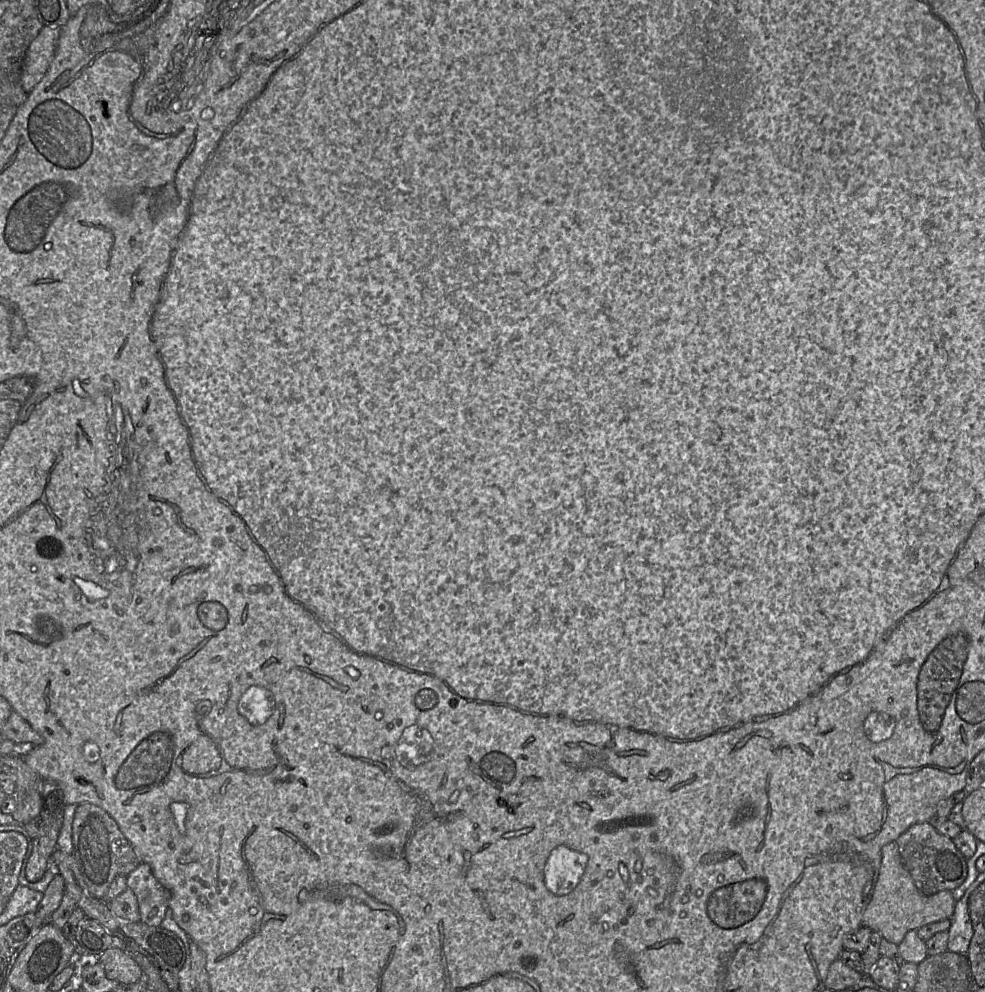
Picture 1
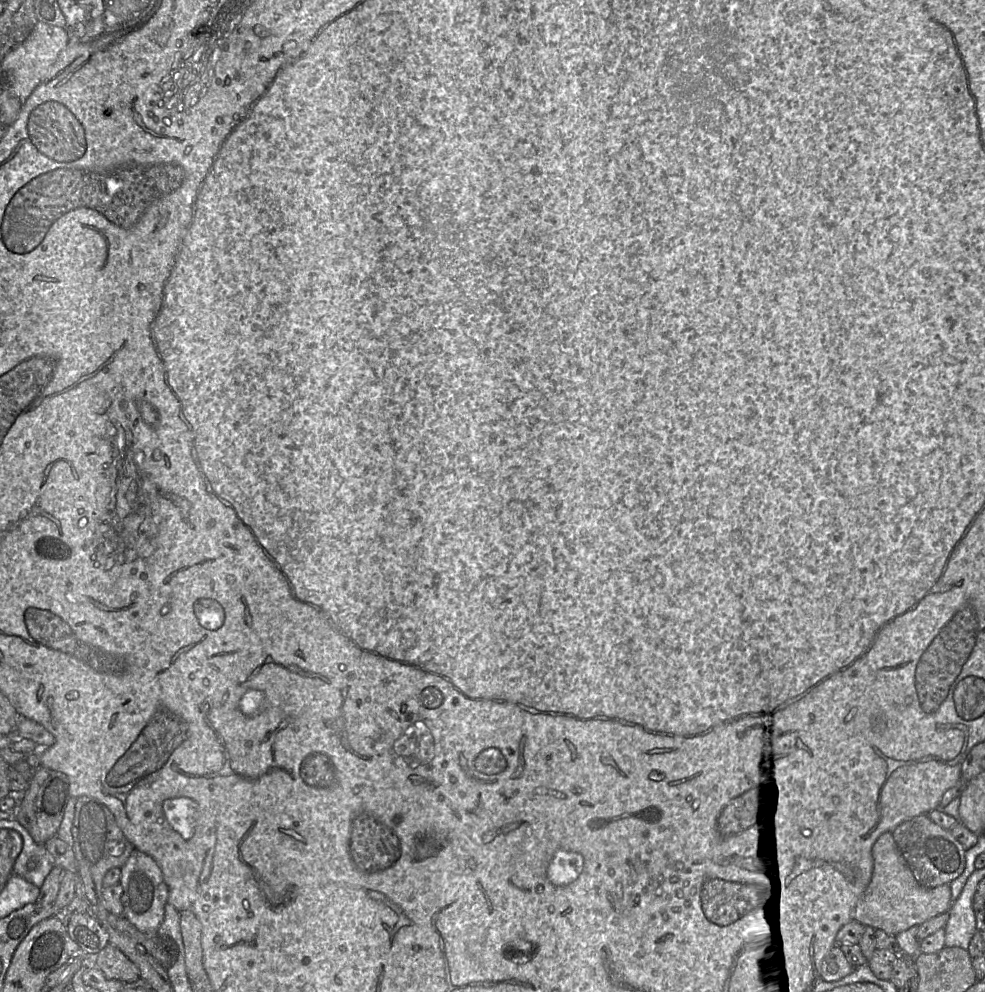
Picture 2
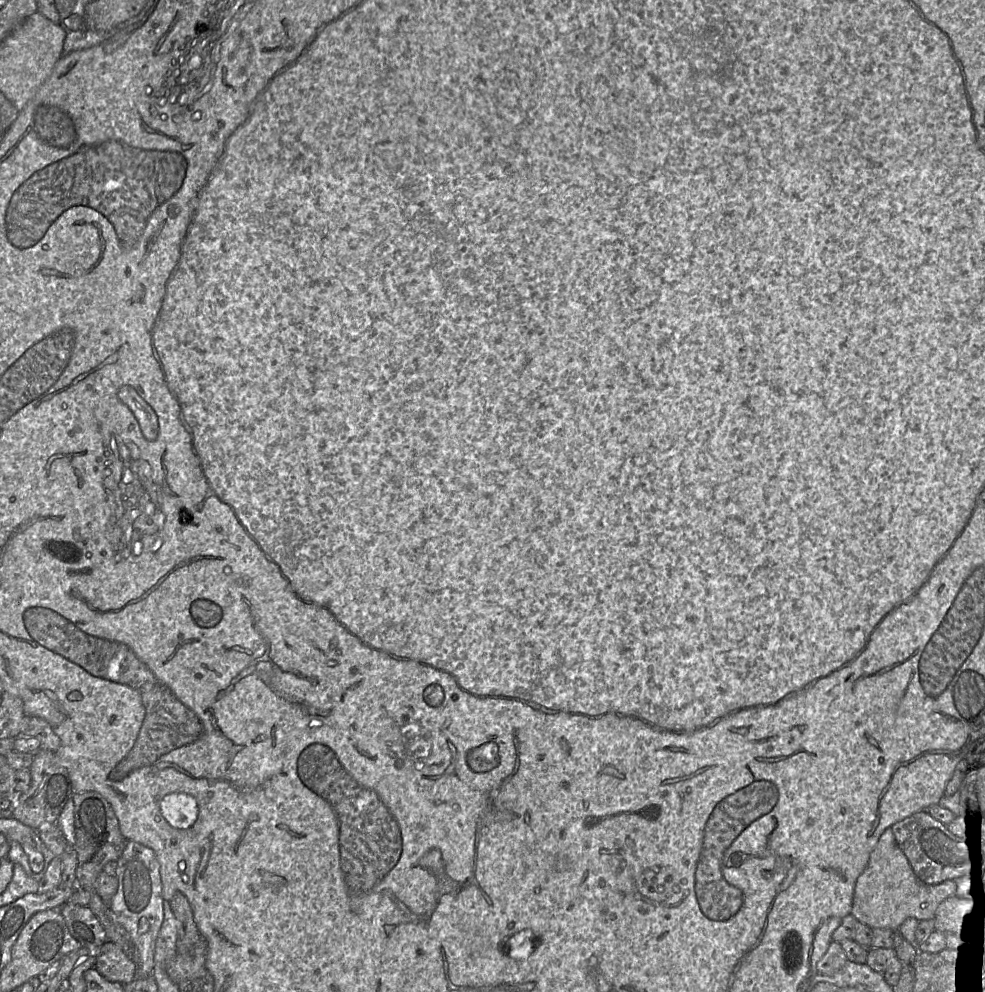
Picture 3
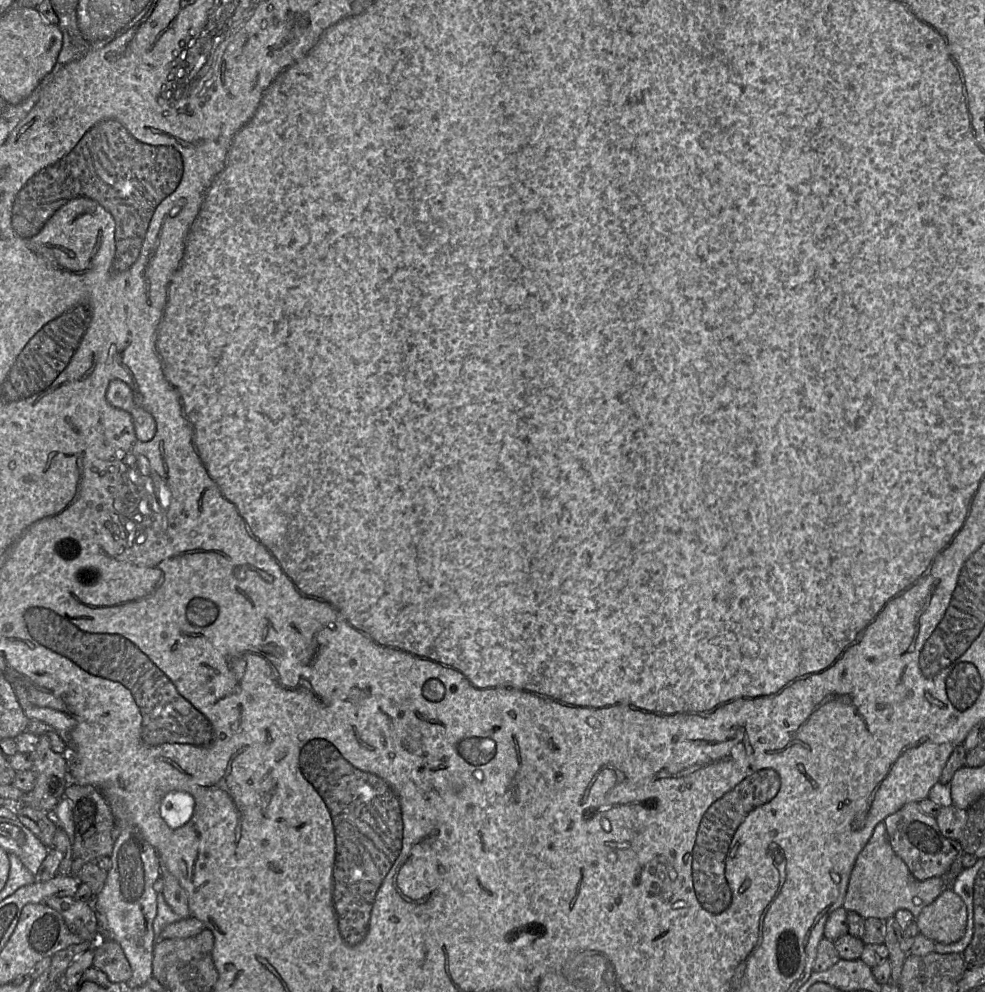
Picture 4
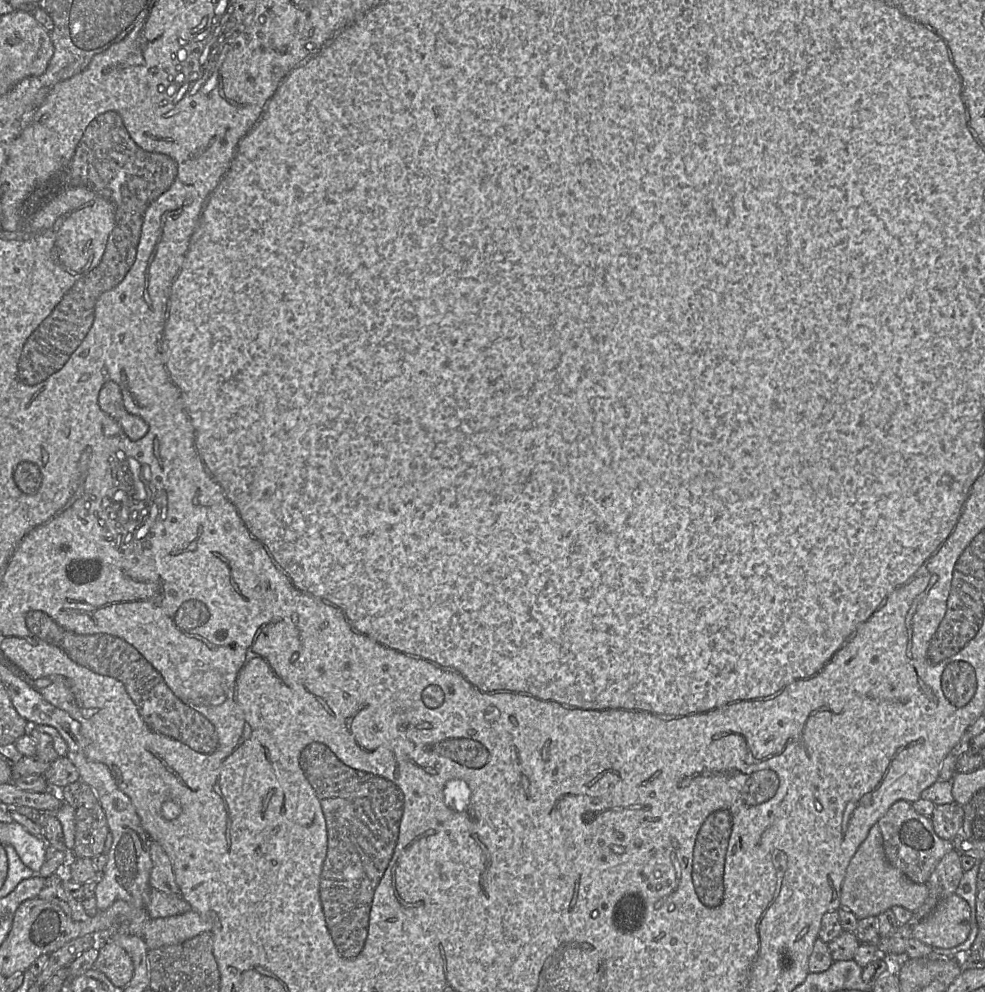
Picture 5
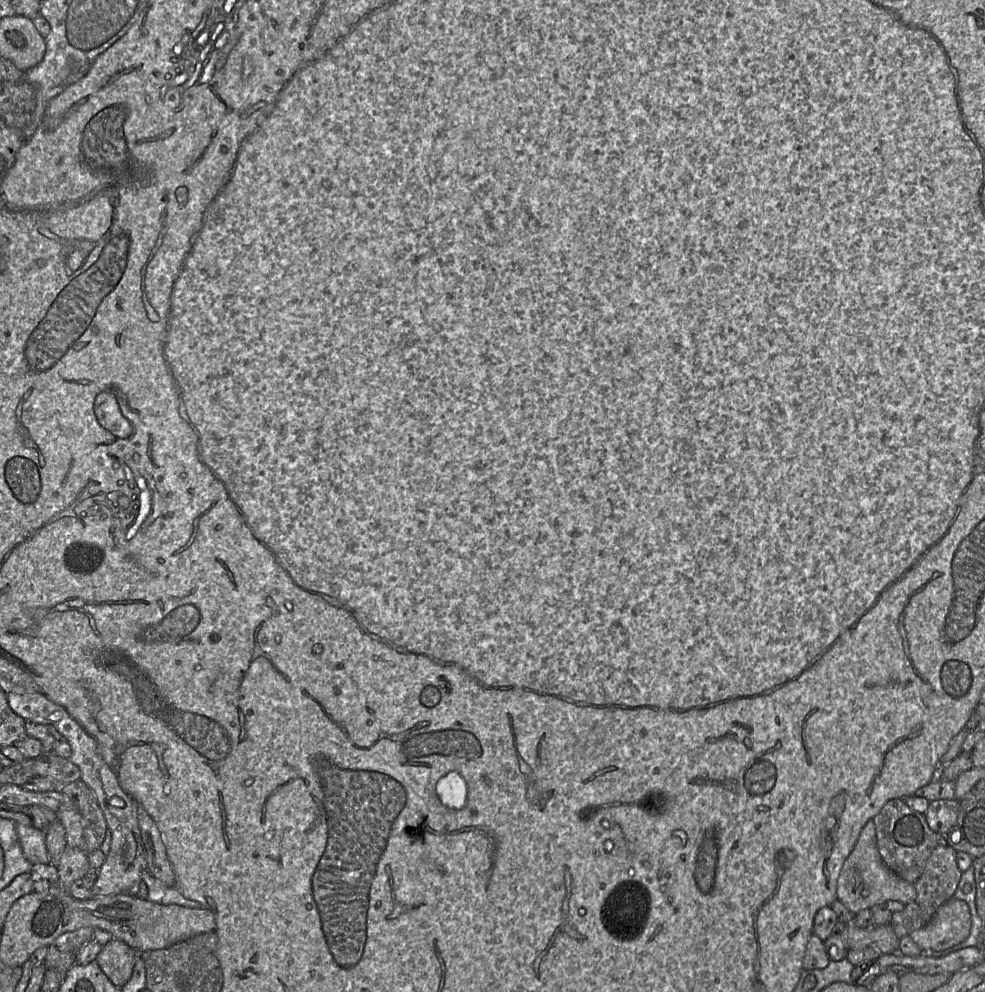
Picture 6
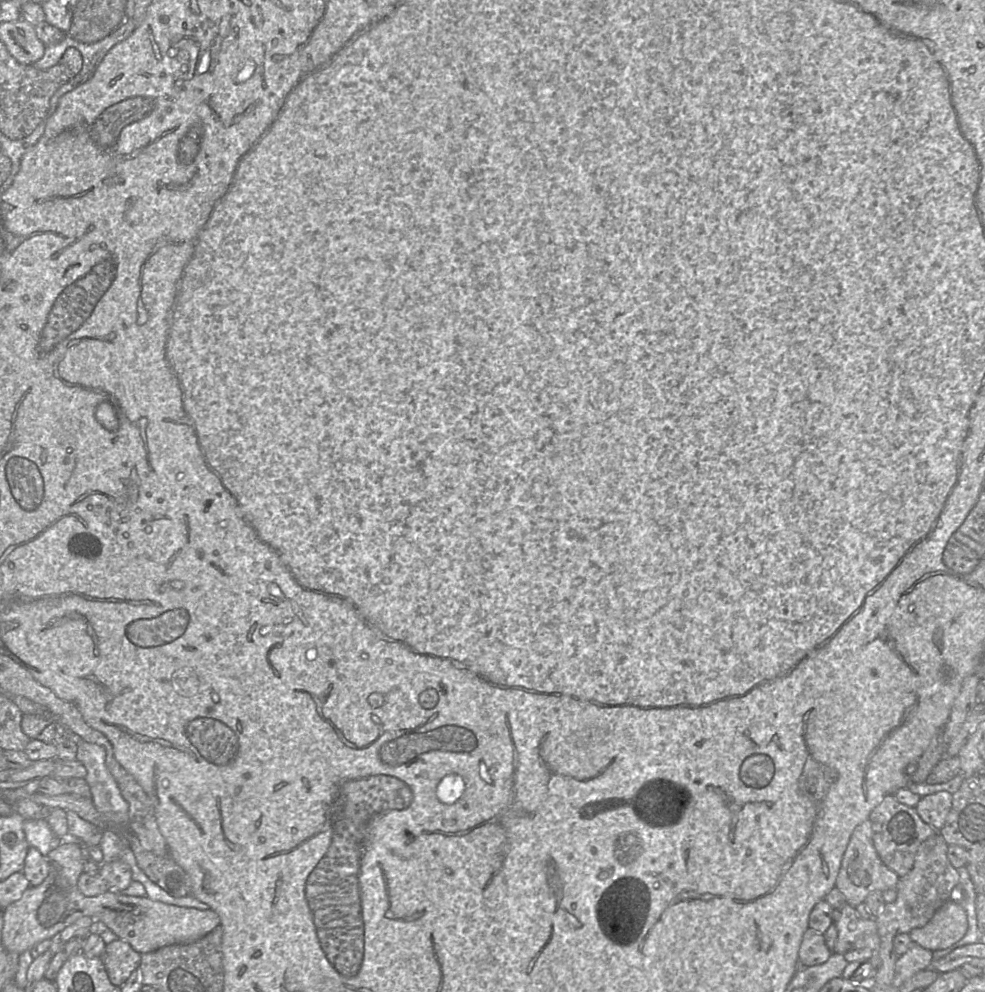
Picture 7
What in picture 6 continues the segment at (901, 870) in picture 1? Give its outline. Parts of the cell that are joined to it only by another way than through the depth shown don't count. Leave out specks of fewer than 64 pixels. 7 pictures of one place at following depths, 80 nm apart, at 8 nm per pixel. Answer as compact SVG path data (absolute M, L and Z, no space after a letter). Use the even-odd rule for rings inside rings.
M870 819L861 830L853 850L842 866L837 882L837 899L856 915L861 910L890 900L909 904L915 900L916 894L913 883L899 877L882 861L876 843L875 824Z

